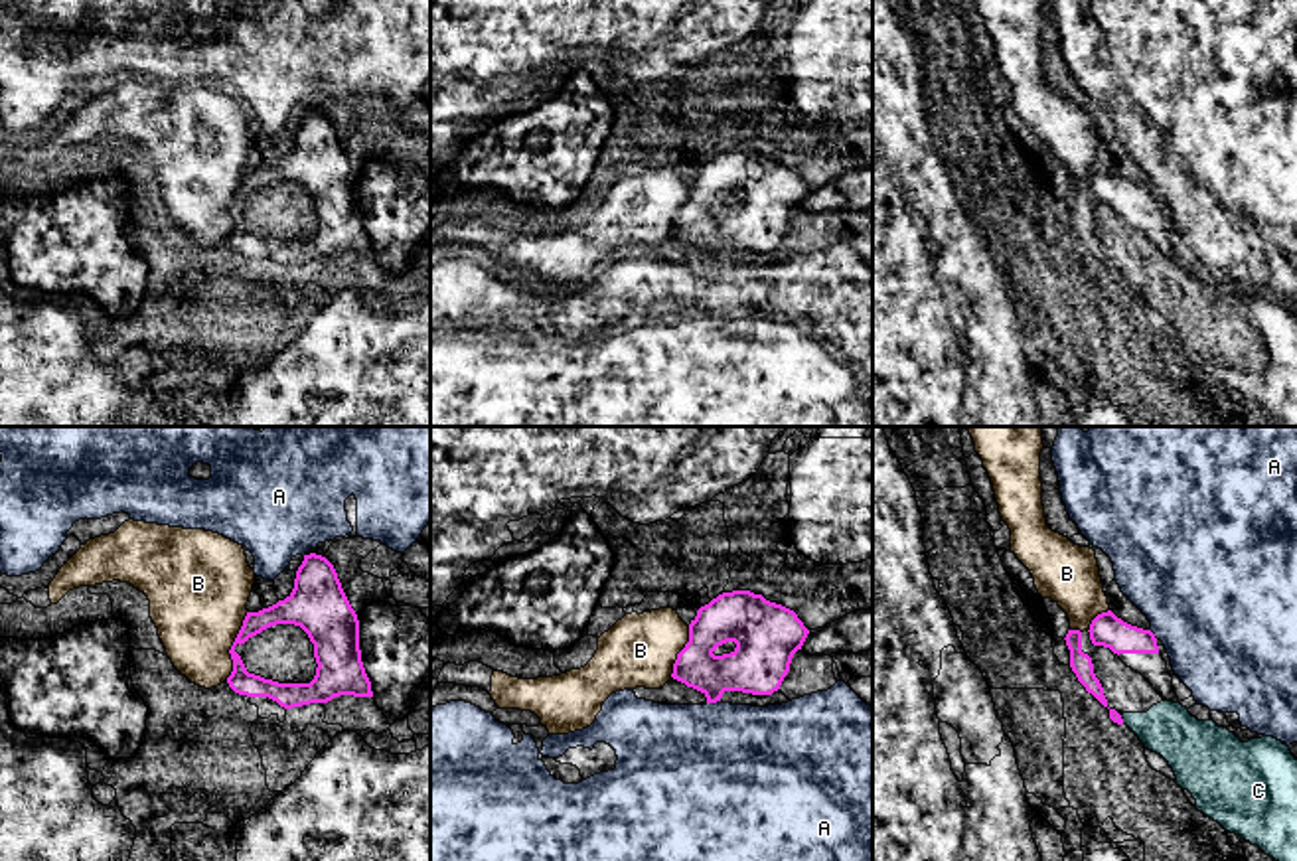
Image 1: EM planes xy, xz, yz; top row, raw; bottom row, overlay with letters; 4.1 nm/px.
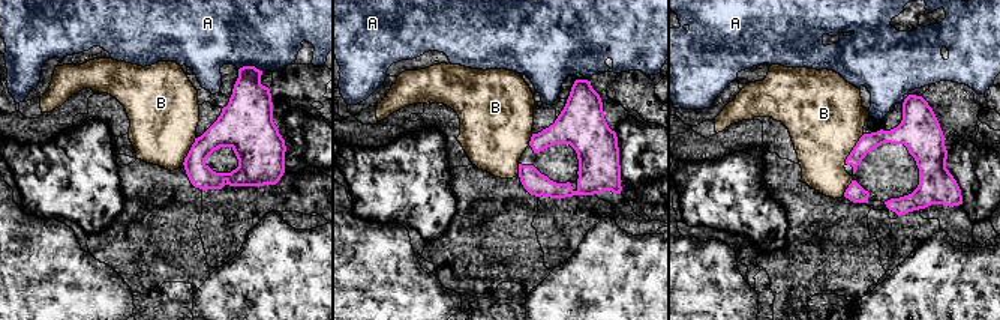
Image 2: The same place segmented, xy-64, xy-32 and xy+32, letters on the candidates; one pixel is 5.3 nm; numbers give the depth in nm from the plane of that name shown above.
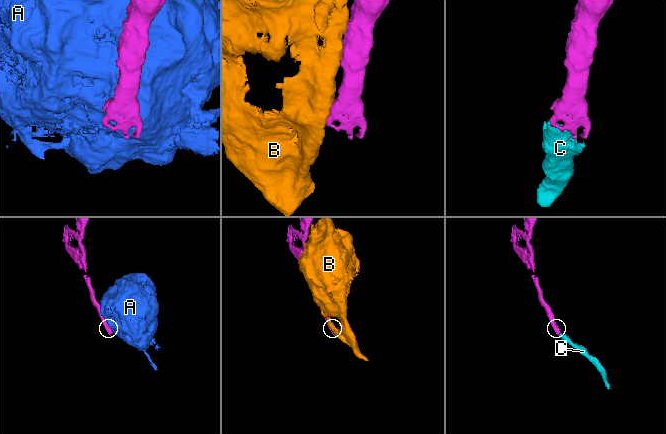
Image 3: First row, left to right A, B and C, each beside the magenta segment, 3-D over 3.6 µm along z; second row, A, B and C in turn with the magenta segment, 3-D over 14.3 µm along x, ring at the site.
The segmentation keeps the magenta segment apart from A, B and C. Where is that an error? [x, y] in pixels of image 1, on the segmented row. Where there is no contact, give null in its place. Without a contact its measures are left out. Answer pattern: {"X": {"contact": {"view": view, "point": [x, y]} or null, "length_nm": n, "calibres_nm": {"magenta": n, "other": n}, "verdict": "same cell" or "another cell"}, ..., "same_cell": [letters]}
{"A": {"contact": {"view": "xz", "point": [713, 702]}, "length_nm": 60, "calibres_nm": {"magenta": 240, "other": 480}, "verdict": "another cell"}, "B": {"contact": {"view": "xy", "point": [231, 646]}, "length_nm": 300, "calibres_nm": {"magenta": 100, "other": 400}, "verdict": "another cell"}, "C": {"contact": {"view": "yz", "point": [1122, 719]}, "length_nm": 40, "calibres_nm": {"magenta": 80, "other": 220}, "verdict": "same cell"}, "same_cell": ["C"]}

